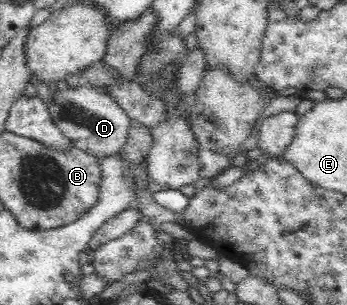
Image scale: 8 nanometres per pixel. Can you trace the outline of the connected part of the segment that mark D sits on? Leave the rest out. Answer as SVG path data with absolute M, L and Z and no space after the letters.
M91 87L72 88L52 92L54 102L47 104L53 123L61 130L65 138L73 142L73 146L95 156L97 159L118 154L128 140L131 118L110 95Z

